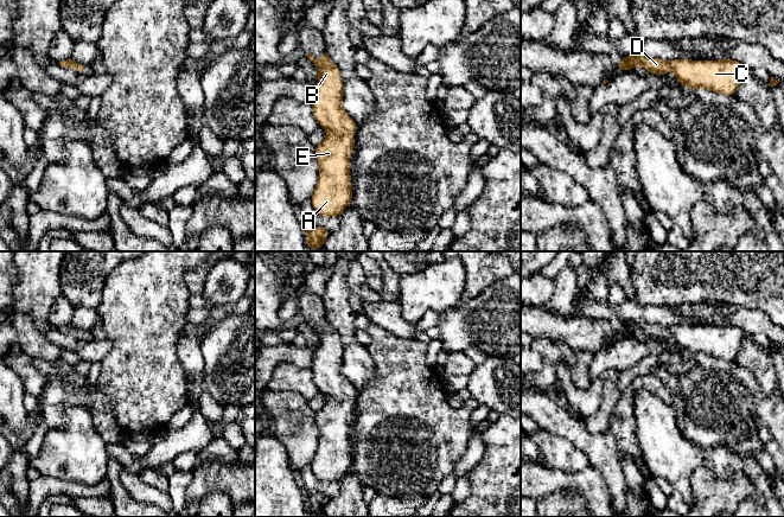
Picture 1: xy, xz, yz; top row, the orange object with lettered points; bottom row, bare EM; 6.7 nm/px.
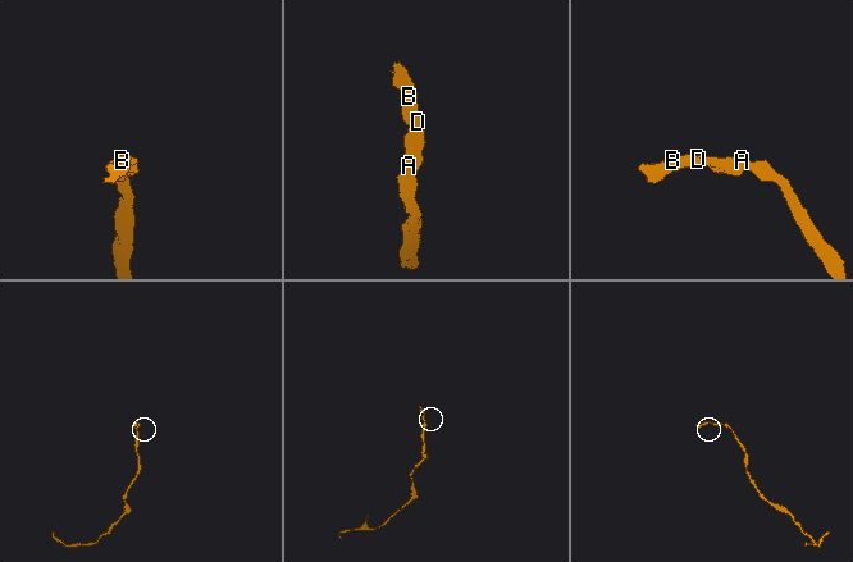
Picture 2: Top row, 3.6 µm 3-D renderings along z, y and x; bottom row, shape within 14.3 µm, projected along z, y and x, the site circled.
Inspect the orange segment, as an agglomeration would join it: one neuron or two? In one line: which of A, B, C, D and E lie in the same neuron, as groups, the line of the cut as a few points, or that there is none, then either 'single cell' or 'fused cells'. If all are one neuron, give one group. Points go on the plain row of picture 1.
A B C D E; no cut; single cell

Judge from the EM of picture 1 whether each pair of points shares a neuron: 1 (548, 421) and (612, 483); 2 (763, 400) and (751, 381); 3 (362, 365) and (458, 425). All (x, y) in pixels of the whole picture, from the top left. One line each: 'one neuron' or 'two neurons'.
1: one neuron
2: one neuron
3: two neurons

